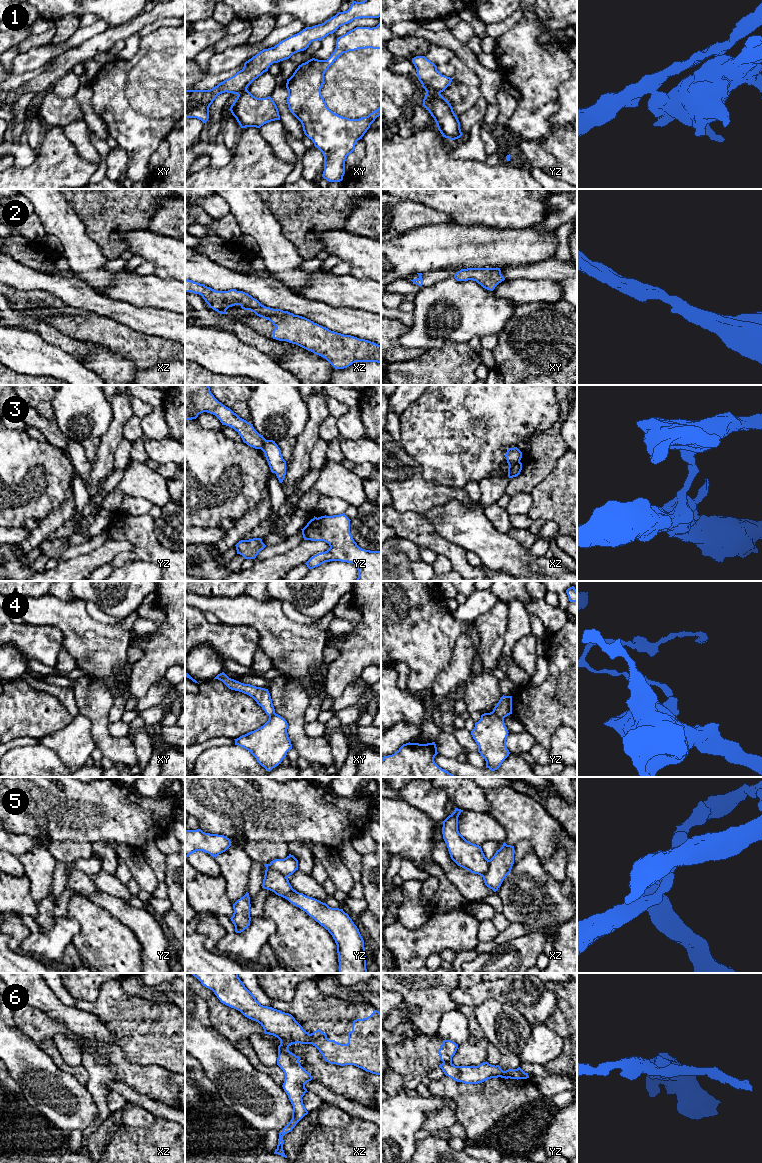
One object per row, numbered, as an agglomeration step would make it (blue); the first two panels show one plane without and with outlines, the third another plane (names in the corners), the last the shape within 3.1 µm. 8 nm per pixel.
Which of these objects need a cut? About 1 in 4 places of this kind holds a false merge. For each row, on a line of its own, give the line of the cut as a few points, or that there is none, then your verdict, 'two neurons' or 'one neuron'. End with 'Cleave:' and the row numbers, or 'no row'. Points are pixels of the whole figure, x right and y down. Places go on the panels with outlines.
1: cut in yz along (426, 91), (439, 93); two neurons
2: no cut; one neuron
3: cut in xz along (519, 460), (509, 466); two neurons
4: cut in yz along (492, 711), (503, 719); two neurons
5: cut in yz along (268, 864), (272, 869), (286, 877); two neurons
6: cut in xz along (311, 1034), (310, 1043); two neurons
Cleave: 1, 3, 4, 5, 6

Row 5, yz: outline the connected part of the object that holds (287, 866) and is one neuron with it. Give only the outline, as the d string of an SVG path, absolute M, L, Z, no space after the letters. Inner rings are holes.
M291 854L284 859L275 859L270 862L270 867L285 877L289 877L298 870L298 860Z

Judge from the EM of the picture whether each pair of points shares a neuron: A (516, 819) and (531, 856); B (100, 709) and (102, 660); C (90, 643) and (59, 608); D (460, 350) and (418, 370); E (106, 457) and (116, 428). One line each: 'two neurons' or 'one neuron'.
A: two neurons
B: two neurons
C: one neuron
D: one neuron
E: one neuron

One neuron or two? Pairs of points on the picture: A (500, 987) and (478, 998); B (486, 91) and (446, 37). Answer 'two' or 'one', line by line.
A: one
B: one

